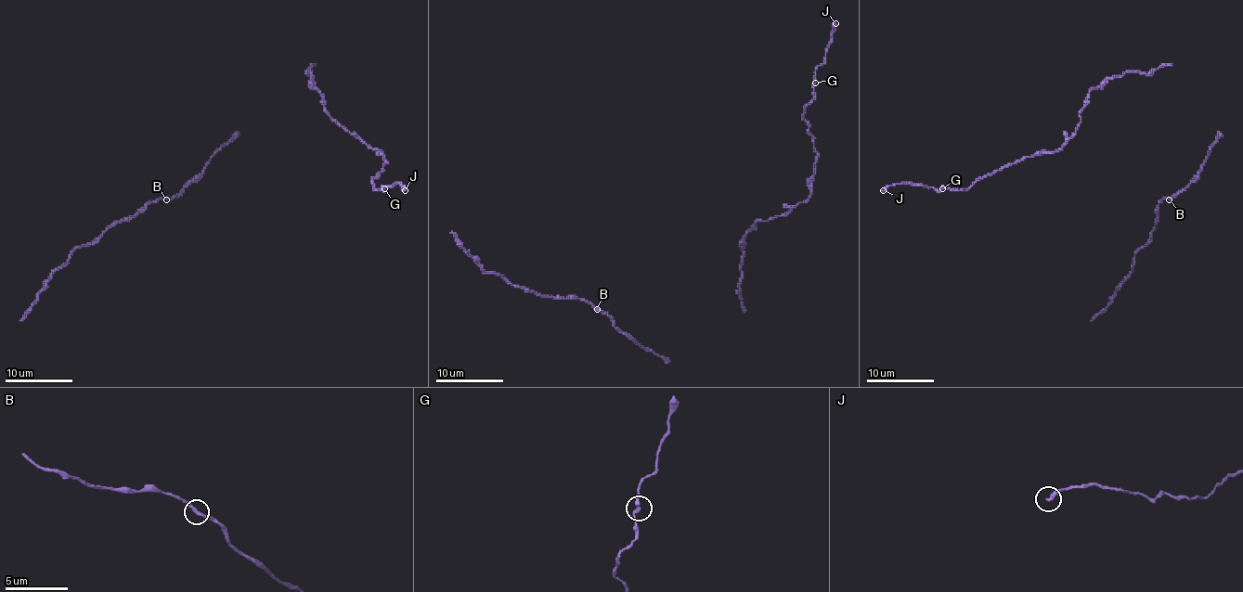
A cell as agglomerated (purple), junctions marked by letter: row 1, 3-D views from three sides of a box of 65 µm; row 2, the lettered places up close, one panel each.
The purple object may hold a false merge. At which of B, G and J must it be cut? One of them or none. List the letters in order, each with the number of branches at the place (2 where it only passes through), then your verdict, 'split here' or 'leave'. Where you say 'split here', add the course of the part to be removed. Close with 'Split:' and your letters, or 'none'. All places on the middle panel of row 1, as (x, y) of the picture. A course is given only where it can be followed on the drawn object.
B: branches 2; leave
G: branches 2; leave
J: branches 1; leave
Split: none

